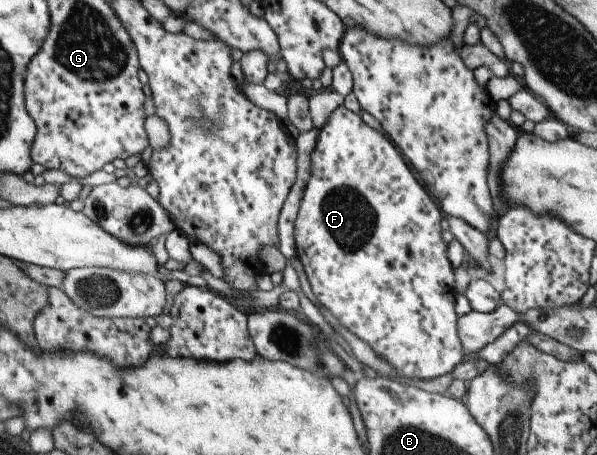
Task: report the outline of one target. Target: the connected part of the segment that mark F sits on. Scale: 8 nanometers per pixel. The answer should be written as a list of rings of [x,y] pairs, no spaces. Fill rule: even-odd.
[[[339,105],[327,117],[325,124],[318,130],[315,146],[309,155],[309,178],[305,181],[302,197],[292,228],[295,245],[295,257],[301,262],[310,284],[313,296],[325,307],[349,332],[366,342],[382,359],[394,369],[397,376],[431,380],[443,376],[465,358],[458,334],[453,311],[455,291],[453,291],[453,271],[447,259],[447,243],[441,239],[441,212],[428,192],[419,185],[409,168],[403,162],[392,140],[385,134],[371,129],[358,114]]]

